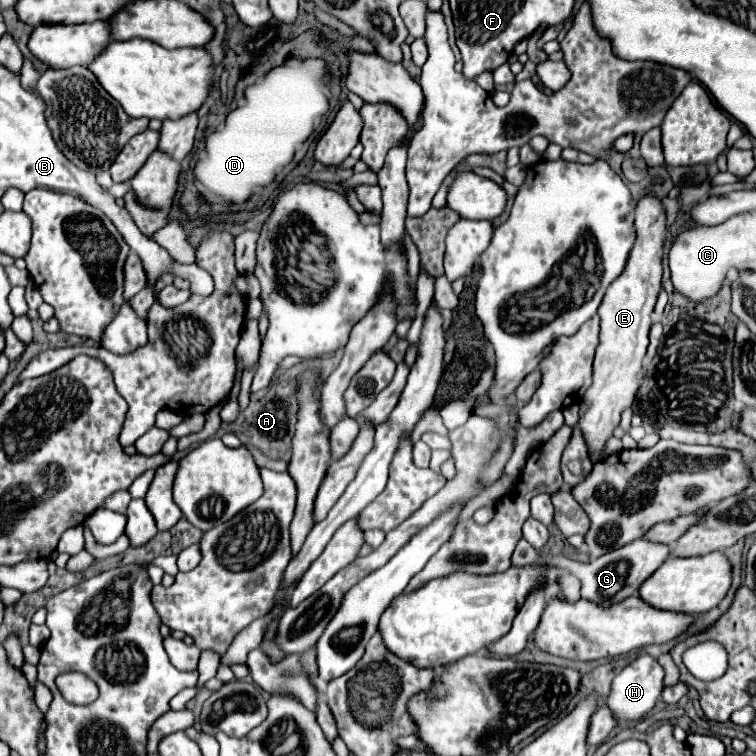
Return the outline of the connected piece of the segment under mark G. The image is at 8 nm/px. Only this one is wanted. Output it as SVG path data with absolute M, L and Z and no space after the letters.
M640 538L640 540L634 540L618 550L612 550L592 562L586 562L586 564L576 564L574 568L570 568L570 572L578 574L580 582L582 582L582 598L588 598L588 600L594 600L602 606L608 606L608 604L614 604L614 602L620 602L632 594L638 592L640 584L650 576L654 574L662 564L664 560L670 556L670 546L668 544L658 544L658 542L650 542L646 538Z

